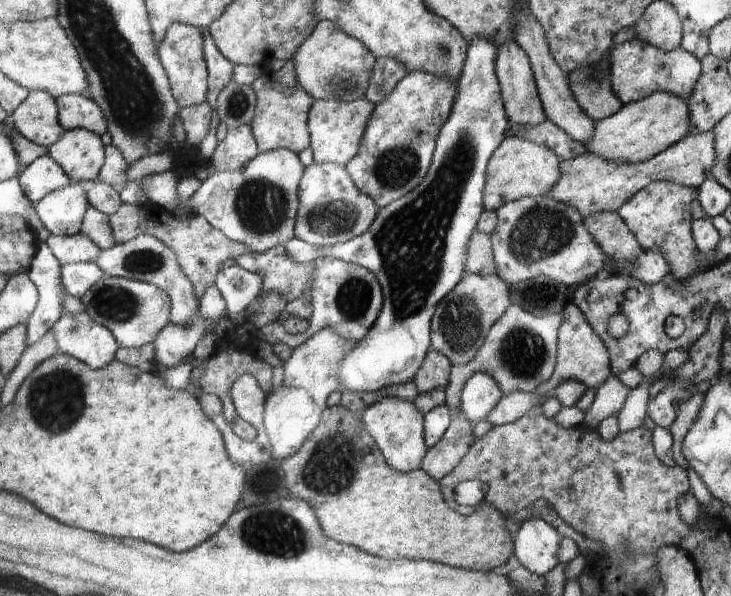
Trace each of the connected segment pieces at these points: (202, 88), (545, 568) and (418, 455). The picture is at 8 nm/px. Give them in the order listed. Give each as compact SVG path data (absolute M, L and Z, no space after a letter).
M174 23L169 26L165 40L158 47L161 62L169 74L174 96L182 107L200 105L206 102L208 86L208 63L205 59L205 35L198 27Z
M531 518L521 523L520 530L514 532L514 546L516 552L515 558L530 572L538 574L538 576L552 572L560 560L558 560L558 548L560 548L560 540L563 535L552 523L546 522L544 519Z
M386 396L382 400L376 400L369 408L362 411L362 418L369 428L370 434L381 449L385 461L394 470L403 473L420 469L422 461L429 448L424 442L424 414L414 406L412 400L398 398L398 396Z

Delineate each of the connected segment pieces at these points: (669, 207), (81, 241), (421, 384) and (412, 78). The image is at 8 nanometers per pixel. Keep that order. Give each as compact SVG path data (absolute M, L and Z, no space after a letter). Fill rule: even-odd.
M652 180L636 197L616 210L644 249L665 254L672 267L671 274L678 282L686 282L692 276L709 269L702 268L702 262L698 260L696 240L693 238L693 216L690 214L689 204L696 197L697 192L692 187Z
M82 233L72 236L52 235L47 243L63 265L80 262L94 263L101 253L97 243Z
M431 348L426 354L420 372L413 380L417 384L417 390L419 392L430 392L434 388L445 390L448 378L450 378L451 368L450 360L444 354L434 352Z
M411 72L378 105L378 114L374 114L374 122L370 122L370 134L366 134L366 142L362 142L362 154L345 167L356 188L370 196L379 211L412 192L428 176L437 138L453 112L458 92L457 83L447 78Z

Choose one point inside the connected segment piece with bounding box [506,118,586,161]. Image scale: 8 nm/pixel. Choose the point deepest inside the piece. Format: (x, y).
(547, 134)

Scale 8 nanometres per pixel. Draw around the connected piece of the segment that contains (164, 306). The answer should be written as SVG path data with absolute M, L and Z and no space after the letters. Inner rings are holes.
M107 275L93 284L81 299L86 314L110 330L122 347L139 348L156 341L158 334L171 322L170 296L148 282Z

